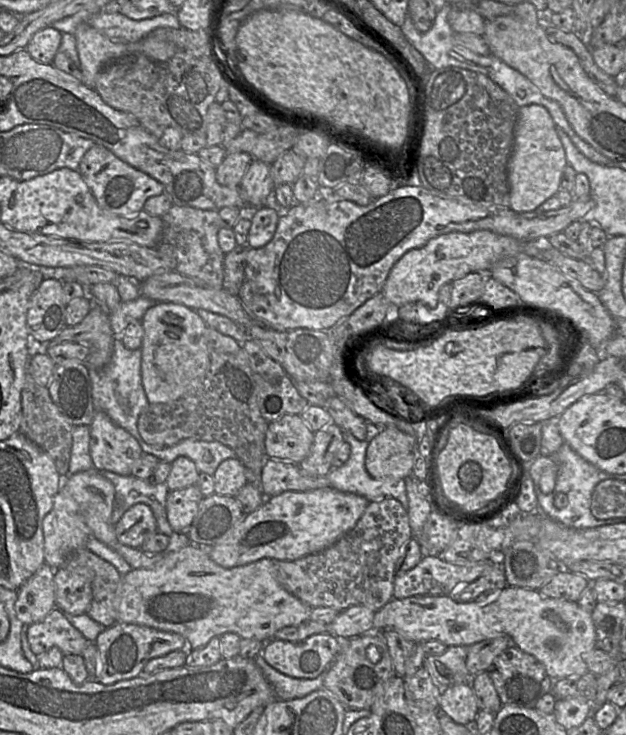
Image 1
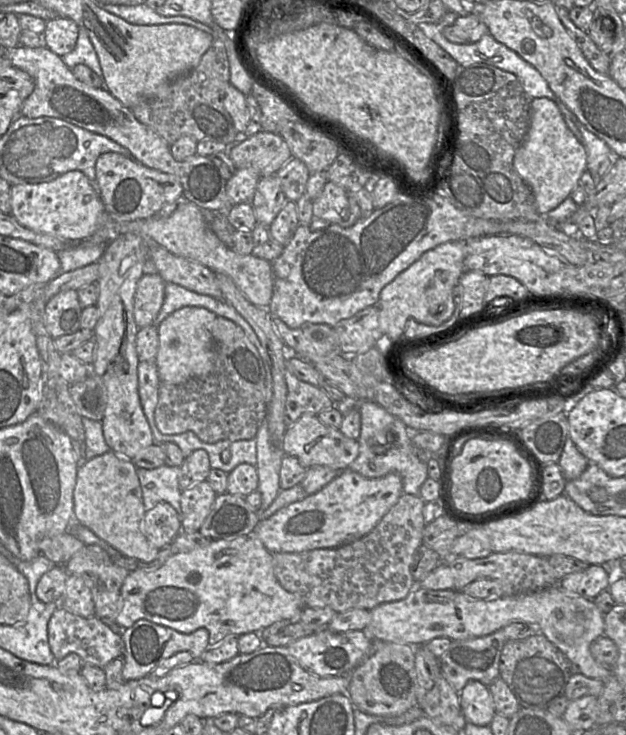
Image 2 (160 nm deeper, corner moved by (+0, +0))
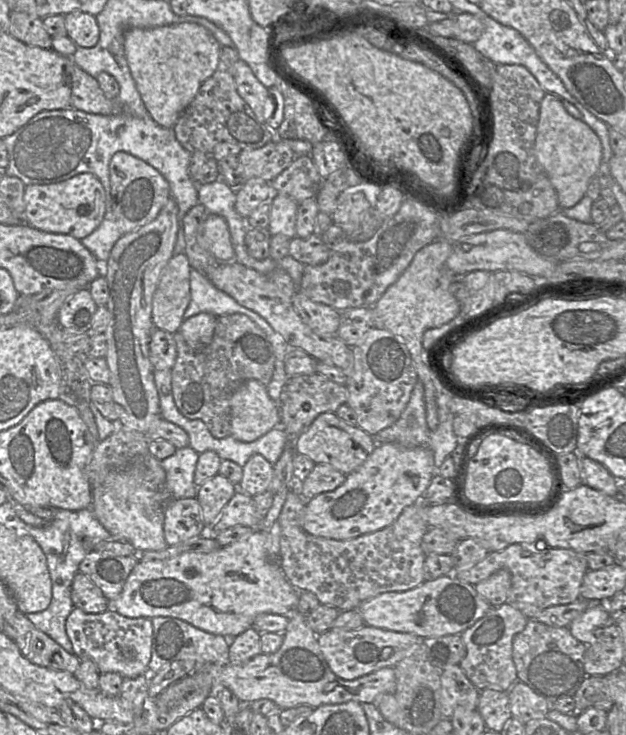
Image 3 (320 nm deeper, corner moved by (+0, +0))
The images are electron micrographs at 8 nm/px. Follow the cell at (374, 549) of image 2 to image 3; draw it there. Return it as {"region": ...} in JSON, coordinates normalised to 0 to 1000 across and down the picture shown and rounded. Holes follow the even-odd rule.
{"region":[[[463,668],[442,706],[449,717],[446,769],[462,793],[476,804],[498,805],[511,822],[550,831],[569,829],[583,816],[609,807],[655,803],[677,792],[676,770],[681,754],[674,747],[674,733],[685,718],[677,706],[677,679],[647,690],[625,714],[556,735],[492,727],[482,716],[490,682],[482,673]]]}

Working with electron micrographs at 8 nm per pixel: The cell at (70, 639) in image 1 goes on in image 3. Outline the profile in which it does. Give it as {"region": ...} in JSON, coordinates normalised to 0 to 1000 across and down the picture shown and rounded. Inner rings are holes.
{"region":[[[118,826],[105,844],[104,857],[115,876],[115,888],[128,897],[141,895],[147,898],[160,916],[188,916],[198,922],[217,922],[235,917],[241,897],[244,868],[244,850],[241,842],[204,841],[181,830],[171,830],[157,835],[142,835]]]}

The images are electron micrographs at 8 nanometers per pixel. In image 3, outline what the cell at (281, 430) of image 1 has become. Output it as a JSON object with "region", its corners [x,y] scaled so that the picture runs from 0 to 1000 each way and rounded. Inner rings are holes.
{"region":[[[535,562],[511,563],[482,590],[470,597],[471,616],[494,622],[503,631],[524,631],[556,646],[572,638],[601,610],[599,597],[570,578],[558,578]]]}

